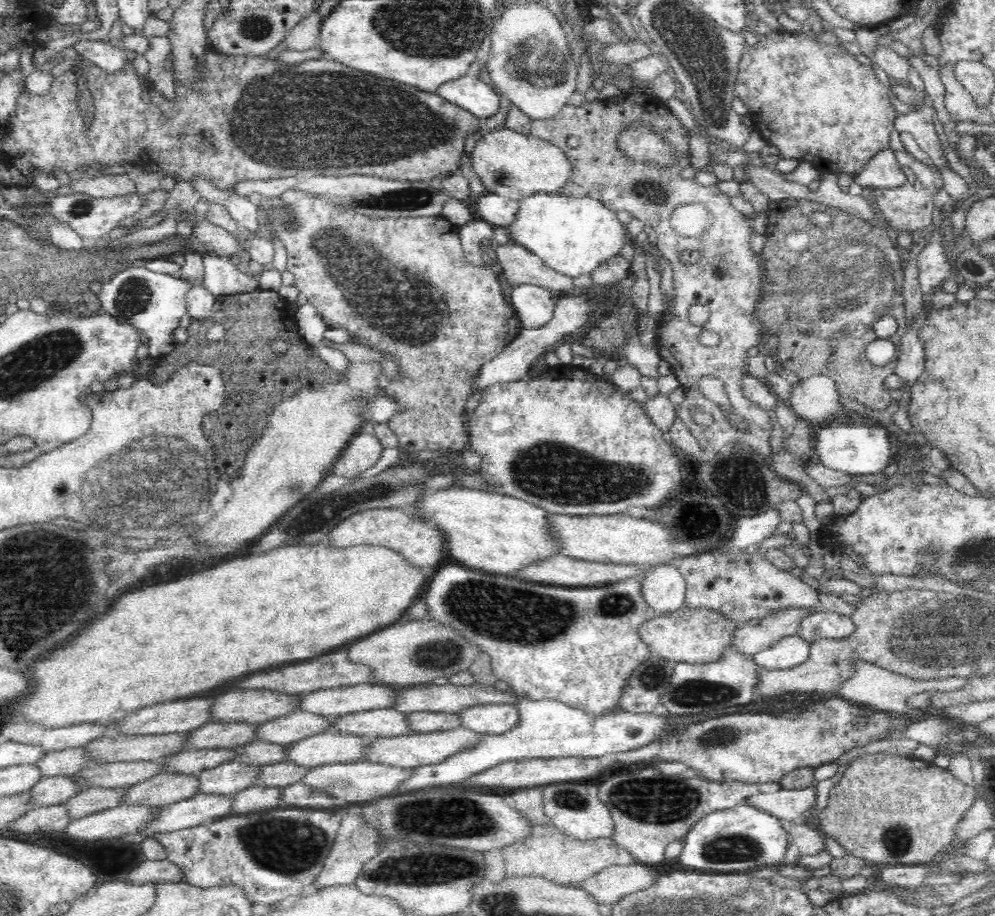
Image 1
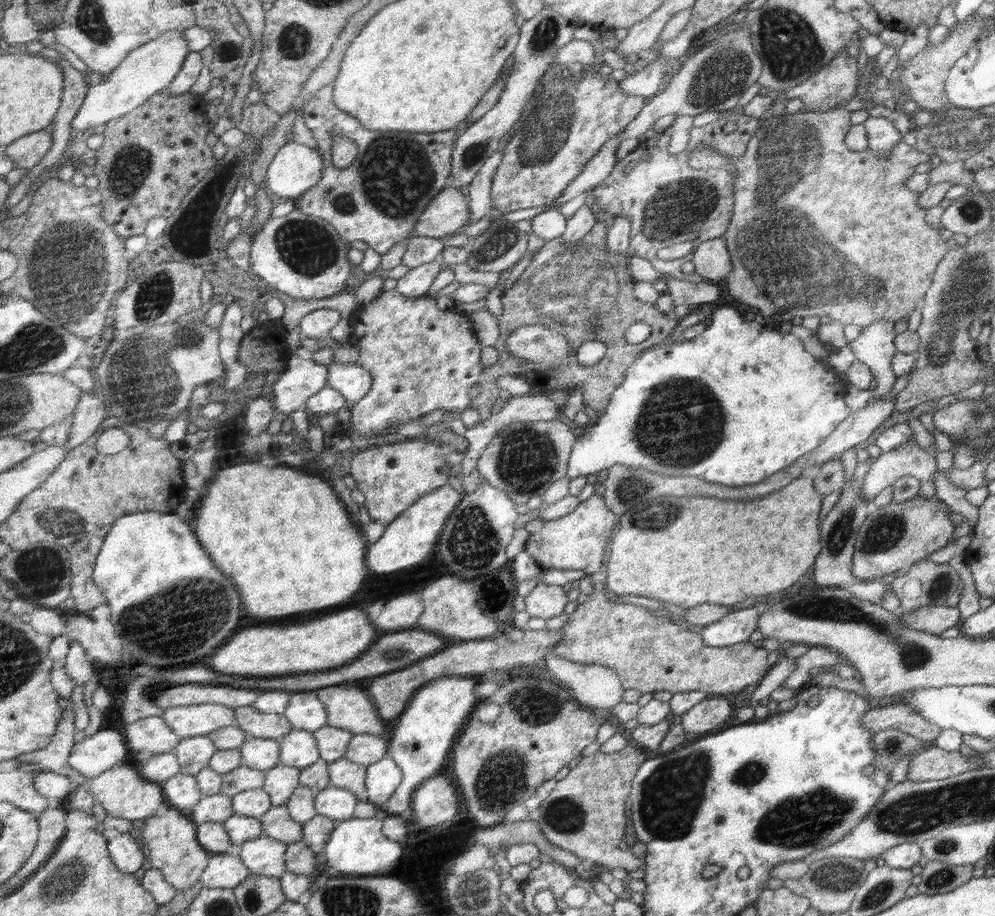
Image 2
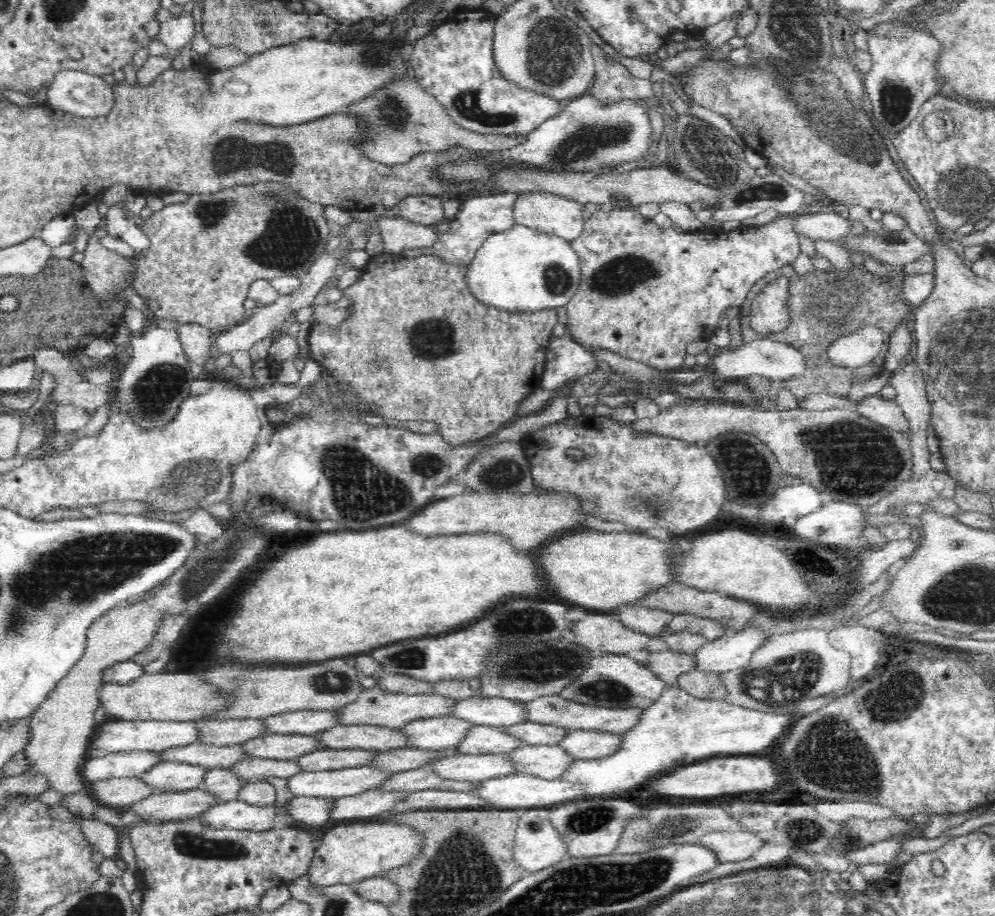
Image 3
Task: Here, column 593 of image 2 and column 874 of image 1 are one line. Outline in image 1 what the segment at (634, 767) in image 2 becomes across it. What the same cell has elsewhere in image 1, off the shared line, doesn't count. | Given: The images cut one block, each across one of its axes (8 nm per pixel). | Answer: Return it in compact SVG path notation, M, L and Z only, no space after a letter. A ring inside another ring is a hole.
M865 753L849 765L849 768L842 774L839 782L833 784L833 787L829 790L828 797L828 808L823 808L820 810L820 832L824 832L826 836L834 838L838 844L841 844L847 854L857 856L858 858L866 860L869 864L882 867L882 866L894 866L898 864L916 864L924 865L931 864L932 858L945 848L949 846L954 841L954 830L958 826L958 822L962 820L962 816L966 814L966 810L974 804L974 801L978 797L978 787L976 784L964 784L959 780L956 780L950 771L942 770L937 767L933 762L925 762L924 760L918 759L916 757L903 757L898 755L892 755L891 753L876 753L870 754Z

